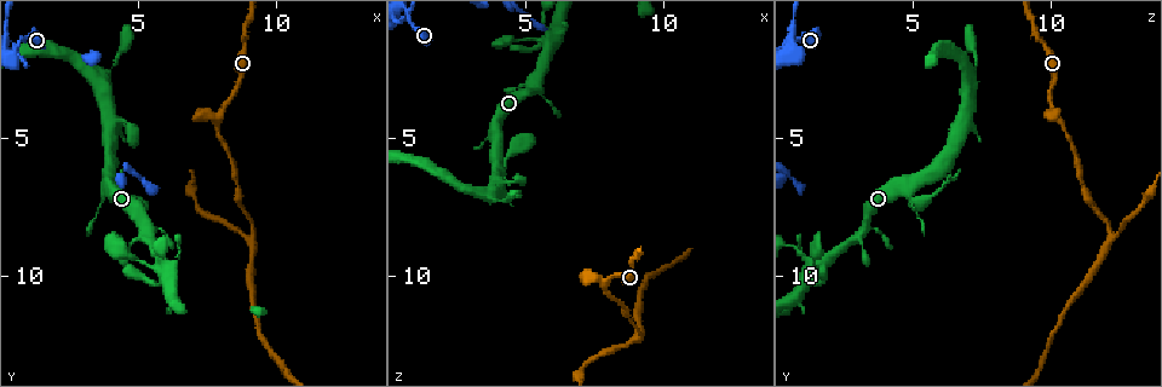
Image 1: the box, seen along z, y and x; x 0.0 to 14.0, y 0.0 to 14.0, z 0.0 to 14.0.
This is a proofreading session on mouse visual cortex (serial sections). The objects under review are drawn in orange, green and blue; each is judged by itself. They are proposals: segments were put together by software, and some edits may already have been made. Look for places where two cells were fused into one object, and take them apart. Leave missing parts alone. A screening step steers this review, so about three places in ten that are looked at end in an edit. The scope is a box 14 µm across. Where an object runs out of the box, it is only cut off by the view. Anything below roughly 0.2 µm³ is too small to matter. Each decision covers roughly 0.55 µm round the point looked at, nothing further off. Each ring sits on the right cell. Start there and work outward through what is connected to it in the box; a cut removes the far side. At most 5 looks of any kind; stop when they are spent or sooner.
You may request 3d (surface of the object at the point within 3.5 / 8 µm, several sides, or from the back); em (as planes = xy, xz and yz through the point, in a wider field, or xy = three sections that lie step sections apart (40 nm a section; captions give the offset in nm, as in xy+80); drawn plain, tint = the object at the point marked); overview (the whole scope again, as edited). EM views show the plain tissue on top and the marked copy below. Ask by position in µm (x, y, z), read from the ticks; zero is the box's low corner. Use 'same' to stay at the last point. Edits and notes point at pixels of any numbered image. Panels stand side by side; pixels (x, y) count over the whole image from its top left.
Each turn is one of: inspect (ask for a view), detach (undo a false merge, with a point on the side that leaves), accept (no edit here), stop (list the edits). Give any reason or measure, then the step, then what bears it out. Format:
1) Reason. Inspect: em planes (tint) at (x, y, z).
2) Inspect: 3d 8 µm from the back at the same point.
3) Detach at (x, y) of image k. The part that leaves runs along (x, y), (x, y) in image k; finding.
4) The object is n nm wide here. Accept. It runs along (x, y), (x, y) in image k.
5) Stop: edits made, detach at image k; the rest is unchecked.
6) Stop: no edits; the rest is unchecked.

Sharp bend. Inspect: 3d 3.5 µm from the back at (4.0, 6.0, 6.1).

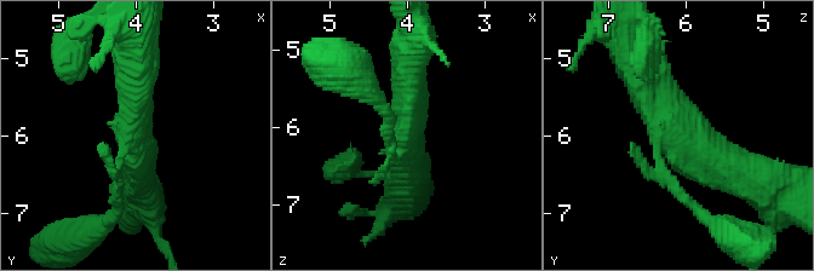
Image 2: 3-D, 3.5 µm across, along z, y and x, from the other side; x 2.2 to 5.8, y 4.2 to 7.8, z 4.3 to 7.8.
Inspect: em planes (tint) at (4.00, 5.95, 6.05).

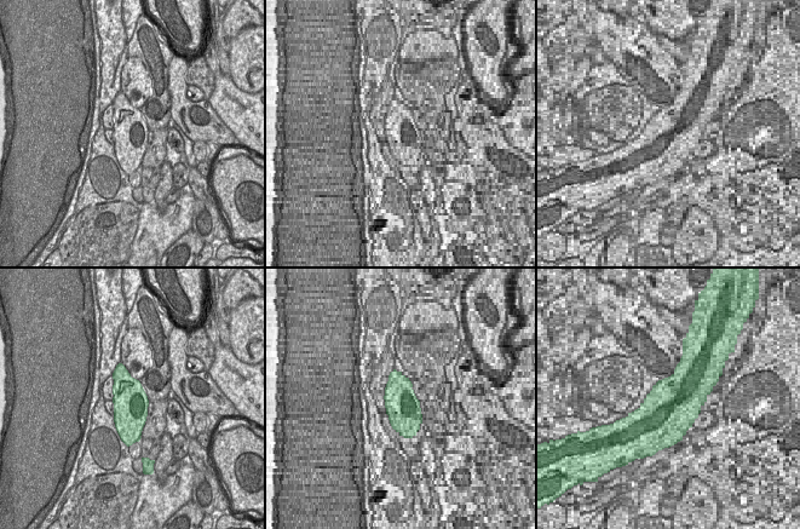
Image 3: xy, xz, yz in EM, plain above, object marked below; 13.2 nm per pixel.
Another direction. Inspect: em xy step 1 (tint) at the same point.

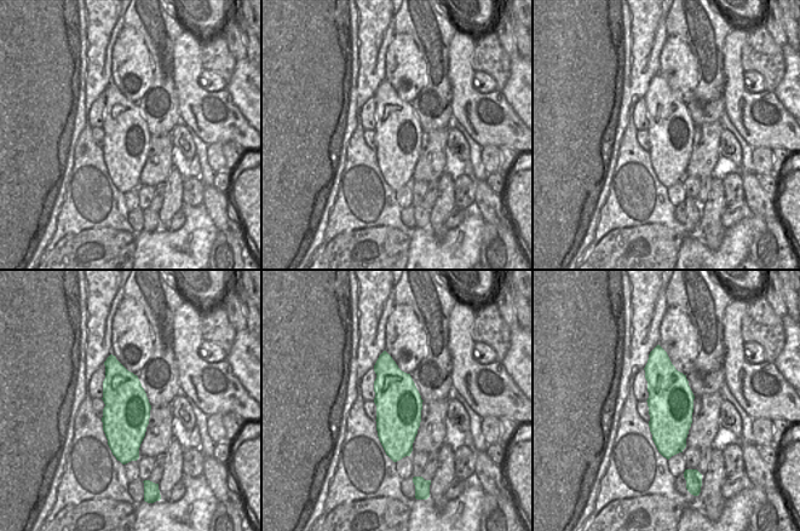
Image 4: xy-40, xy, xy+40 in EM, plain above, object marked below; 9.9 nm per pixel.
Accept. It runs along (746, 178), (693, 144), (641, 59) in image 2; one cell here.

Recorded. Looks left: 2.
Abrupt turn. Inspect: 3d 3.5 µm at (5.9, 9.6, 1.5).

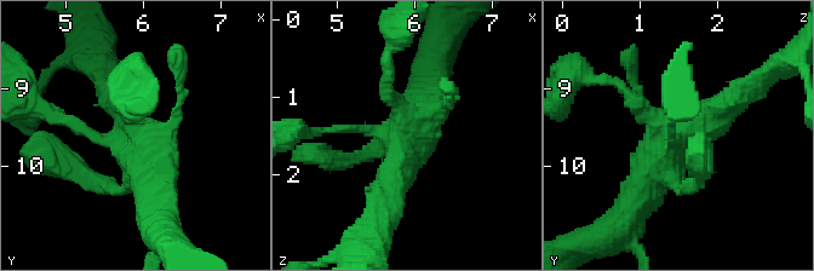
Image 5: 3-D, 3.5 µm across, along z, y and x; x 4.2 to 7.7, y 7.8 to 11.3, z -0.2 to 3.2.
Inspect: em xy step 2 (tint) at (5.90, 9.60, 1.60).

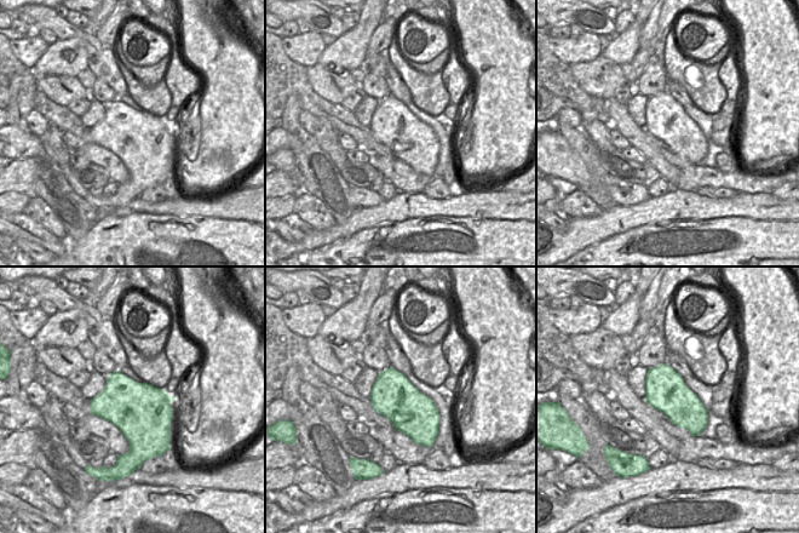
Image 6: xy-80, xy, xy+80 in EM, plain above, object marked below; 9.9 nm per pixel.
Accept. One cell here.

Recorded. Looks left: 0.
Stop: no edits; the rest is unchecked.

